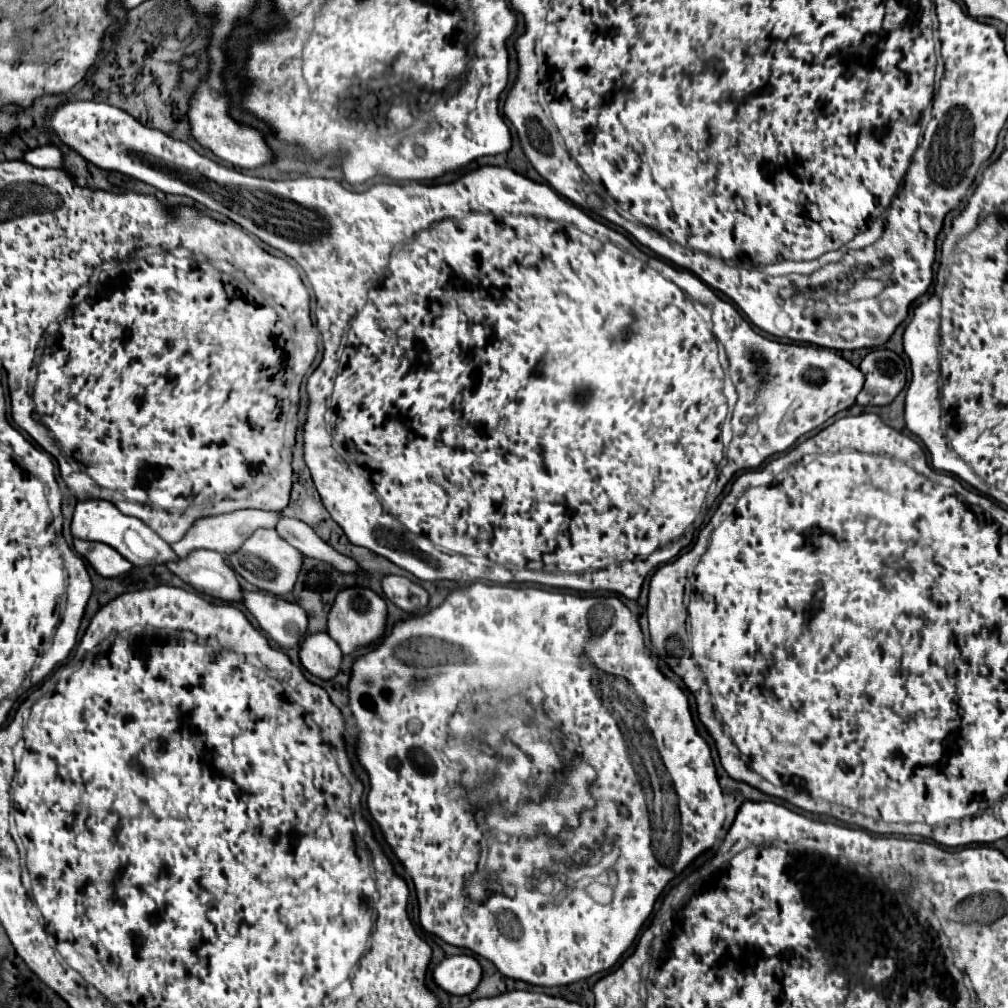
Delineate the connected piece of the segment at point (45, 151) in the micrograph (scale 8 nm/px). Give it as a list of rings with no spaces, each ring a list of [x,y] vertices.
[[[41,146],[41,148],[27,152],[23,160],[37,168],[61,168],[63,152],[57,146]]]

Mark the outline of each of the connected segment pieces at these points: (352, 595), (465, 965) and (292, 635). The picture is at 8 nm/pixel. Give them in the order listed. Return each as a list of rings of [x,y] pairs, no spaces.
[[[365,586],[345,588],[337,594],[333,608],[329,612],[329,636],[339,644],[343,654],[351,654],[357,652],[359,648],[375,644],[385,636],[385,632],[387,632],[387,604],[379,594]]]
[[[457,954],[457,956],[447,956],[443,962],[439,962],[433,970],[435,982],[447,990],[449,994],[461,996],[461,994],[471,994],[477,984],[481,982],[483,968],[481,964],[467,954]]]
[[[247,592],[243,604],[257,618],[259,626],[273,638],[281,648],[297,646],[309,626],[309,616],[299,604],[291,604],[283,598],[275,598],[269,592]]]

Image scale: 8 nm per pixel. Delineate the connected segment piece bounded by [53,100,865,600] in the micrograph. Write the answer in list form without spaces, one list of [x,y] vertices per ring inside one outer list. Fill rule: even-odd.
[[[77,100],[77,102],[67,102],[67,104],[63,104],[63,106],[59,106],[59,108],[57,108],[57,110],[55,110],[55,112],[53,112],[53,130],[55,130],[55,134],[57,134],[57,136],[59,136],[59,138],[61,138],[61,140],[63,140],[63,142],[65,142],[65,144],[67,144],[67,146],[69,146],[69,148],[73,148],[73,150],[75,150],[75,152],[79,152],[79,154],[81,154],[81,156],[83,156],[83,158],[85,158],[85,160],[89,160],[89,162],[93,162],[93,164],[95,164],[95,166],[99,166],[99,168],[103,168],[103,170],[115,170],[115,172],[121,172],[121,174],[127,174],[127,176],[131,176],[131,178],[137,178],[137,180],[143,180],[143,182],[147,182],[147,184],[151,184],[151,186],[155,186],[155,188],[157,188],[157,190],[161,190],[161,192],[165,192],[165,194],[169,194],[169,192],[171,192],[171,194],[183,194],[183,196],[189,196],[189,198],[193,198],[193,200],[195,200],[195,202],[199,202],[199,204],[203,204],[203,206],[205,206],[205,208],[209,208],[209,210],[215,210],[215,212],[221,212],[221,214],[225,214],[225,216],[227,216],[227,218],[229,218],[229,220],[233,220],[233,222],[235,222],[235,224],[239,224],[239,226],[241,226],[241,228],[245,228],[245,230],[247,230],[247,232],[251,232],[251,234],[255,234],[255,236],[257,236],[257,238],[259,238],[259,240],[263,240],[263,242],[265,242],[265,244],[269,244],[269,246],[275,246],[275,248],[277,248],[277,250],[281,250],[281,252],[285,252],[285,254],[287,254],[287,256],[291,256],[291,258],[293,258],[293,260],[295,260],[295,262],[297,262],[297,264],[299,264],[299,266],[301,266],[301,268],[303,268],[303,270],[305,270],[305,274],[307,274],[307,278],[309,278],[309,282],[311,282],[311,286],[313,286],[313,290],[315,290],[315,296],[317,296],[317,310],[315,310],[315,316],[317,316],[317,328],[319,328],[319,332],[321,332],[321,336],[322,336],[322,341],[323,341],[323,347],[324,347],[324,352],[323,352],[323,360],[321,360],[321,364],[319,364],[319,366],[317,366],[317,370],[315,370],[315,372],[313,372],[313,374],[311,374],[311,376],[309,376],[309,380],[307,380],[307,392],[309,392],[309,408],[307,408],[307,424],[305,424],[305,434],[303,434],[303,436],[305,436],[305,440],[307,440],[307,458],[305,458],[305,462],[307,462],[307,466],[309,466],[309,470],[311,470],[311,476],[313,476],[313,482],[315,482],[315,488],[317,488],[317,492],[319,492],[319,496],[321,496],[321,500],[323,500],[323,506],[325,506],[325,508],[327,508],[327,512],[329,512],[329,514],[331,514],[331,518],[333,518],[333,520],[335,520],[335,522],[337,522],[337,524],[339,524],[339,526],[341,526],[341,528],[343,528],[343,532],[345,532],[345,534],[347,534],[347,538],[349,538],[349,542],[351,542],[351,544],[357,544],[357,546],[363,546],[363,548],[369,548],[369,550],[373,550],[373,552],[375,552],[375,554],[379,554],[379,556],[385,556],[385,558],[387,558],[387,560],[391,560],[391,562],[393,562],[393,564],[397,564],[397,566],[399,566],[399,568],[403,568],[403,570],[407,570],[407,572],[411,572],[411,574],[415,574],[415,576],[417,576],[417,578],[419,578],[419,580],[429,580],[429,582],[435,582],[435,580],[453,580],[453,582],[457,582],[457,584],[473,584],[473,582],[477,582],[477,580],[489,580],[489,582],[495,582],[495,580],[499,580],[499,584],[509,584],[509,582],[533,582],[533,584],[543,584],[543,586],[551,586],[551,588],[569,588],[569,590],[579,590],[579,592],[597,592],[597,590],[605,590],[605,592],[613,592],[613,594],[621,594],[621,596],[625,596],[625,598],[629,598],[629,600],[637,600],[637,598],[639,598],[639,594],[641,594],[641,586],[643,586],[643,580],[645,580],[645,576],[647,576],[647,574],[649,574],[649,572],[651,572],[651,570],[653,570],[653,568],[655,568],[655,566],[659,566],[659,564],[663,564],[663,562],[669,562],[669,560],[671,560],[671,558],[675,558],[675,556],[677,556],[677,554],[679,554],[679,552],[681,552],[681,548],[685,548],[685,546],[687,546],[687,544],[689,544],[689,542],[691,542],[691,538],[681,538],[681,536],[683,536],[683,535],[684,535],[684,534],[686,534],[686,533],[691,533],[691,534],[693,534],[693,537],[694,537],[694,533],[695,533],[695,531],[696,531],[696,530],[698,530],[698,528],[699,528],[699,527],[700,527],[700,526],[701,526],[701,525],[702,525],[702,524],[703,524],[703,523],[704,523],[704,520],[705,520],[705,517],[706,517],[706,514],[707,514],[707,513],[706,513],[706,512],[707,512],[707,511],[708,511],[708,510],[709,510],[709,509],[710,509],[710,508],[711,508],[711,507],[710,507],[710,506],[712,506],[712,505],[713,505],[713,504],[714,504],[714,502],[715,502],[715,500],[716,500],[716,499],[717,499],[717,498],[718,498],[718,497],[719,497],[719,496],[720,496],[720,495],[721,495],[721,493],[722,493],[722,492],[723,492],[723,489],[724,489],[724,487],[725,487],[725,486],[726,486],[726,484],[727,484],[727,483],[728,483],[728,482],[729,482],[729,481],[730,481],[730,480],[731,480],[731,478],[733,478],[733,474],[735,474],[735,472],[739,472],[739,470],[743,470],[743,468],[745,468],[745,470],[751,470],[751,468],[758,468],[758,467],[760,467],[760,466],[761,466],[761,465],[762,465],[762,464],[763,464],[763,462],[765,462],[765,460],[767,460],[767,458],[769,458],[769,456],[773,456],[773,454],[781,454],[781,452],[785,452],[785,451],[786,451],[786,450],[789,450],[789,449],[790,449],[790,448],[792,448],[792,447],[793,447],[793,446],[794,446],[794,444],[795,444],[795,443],[796,443],[796,441],[797,441],[797,438],[799,438],[799,436],[803,436],[803,434],[807,434],[807,432],[811,432],[811,430],[813,430],[813,428],[817,428],[817,426],[821,426],[821,424],[823,424],[823,422],[825,422],[825,420],[829,420],[829,418],[831,418],[831,416],[835,416],[835,414],[837,414],[837,412],[841,412],[841,410],[847,410],[847,408],[851,408],[851,406],[853,406],[853,404],[855,404],[855,400],[857,400],[857,394],[859,394],[859,392],[861,392],[861,388],[863,388],[863,382],[865,382],[865,376],[863,376],[863,374],[861,374],[861,370],[859,370],[859,368],[855,368],[855,366],[853,366],[853,364],[851,364],[851,362],[847,362],[847,360],[845,360],[845,358],[841,358],[841,356],[837,356],[837,354],[833,354],[833,352],[827,352],[827,350],[825,350],[825,348],[817,348],[817,346],[801,346],[801,344],[798,344],[798,343],[794,343],[794,342],[790,342],[790,344],[789,344],[789,343],[785,343],[785,342],[777,342],[777,340],[769,340],[769,338],[765,338],[765,336],[761,336],[761,334],[757,334],[757,332],[755,332],[755,330],[753,330],[753,328],[751,328],[751,324],[749,324],[749,322],[747,322],[747,320],[745,320],[745,318],[743,318],[743,316],[741,316],[741,314],[739,314],[739,312],[737,312],[737,308],[735,308],[735,306],[733,306],[733,304],[731,304],[731,302],[730,302],[730,301],[729,301],[729,302],[728,302],[728,301],[725,301],[725,300],[721,300],[721,298],[719,298],[719,296],[717,296],[717,294],[716,294],[716,292],[715,292],[715,291],[714,291],[714,290],[711,290],[711,289],[710,289],[710,288],[709,288],[709,287],[708,287],[708,286],[707,286],[707,285],[706,285],[706,284],[705,284],[705,283],[703,283],[703,282],[702,282],[702,280],[699,280],[699,278],[697,278],[697,276],[695,276],[695,275],[694,275],[694,274],[693,274],[693,273],[691,273],[691,272],[689,272],[689,271],[688,271],[688,270],[685,270],[685,269],[681,269],[681,268],[676,268],[676,267],[675,267],[675,266],[672,266],[672,265],[670,265],[670,264],[669,264],[669,263],[667,263],[667,262],[666,262],[666,261],[665,261],[665,260],[663,260],[663,259],[660,259],[660,258],[658,258],[658,257],[652,257],[652,256],[649,256],[649,255],[648,255],[648,254],[646,254],[646,253],[644,253],[644,252],[643,252],[643,251],[642,251],[642,250],[641,250],[641,249],[640,249],[640,248],[639,248],[639,247],[637,247],[637,246],[636,246],[636,245],[635,245],[635,244],[634,244],[634,243],[633,243],[633,242],[632,242],[632,241],[631,241],[631,239],[630,239],[630,238],[629,238],[629,237],[627,237],[627,236],[626,236],[626,235],[625,235],[625,234],[623,234],[623,233],[620,233],[620,232],[618,232],[618,231],[616,231],[616,230],[614,230],[614,229],[613,229],[613,228],[611,228],[611,227],[610,227],[610,226],[609,226],[609,225],[608,225],[608,224],[605,224],[605,223],[603,223],[603,222],[600,222],[600,221],[597,221],[597,220],[595,220],[595,219],[593,219],[593,218],[591,218],[591,217],[590,217],[590,216],[587,216],[587,213],[586,213],[586,212],[585,212],[585,211],[584,211],[584,210],[583,210],[583,209],[581,209],[581,208],[579,208],[579,207],[577,207],[577,206],[576,206],[576,205],[574,205],[574,204],[571,204],[571,202],[569,202],[569,201],[568,201],[568,200],[566,200],[566,199],[565,199],[565,200],[563,200],[563,198],[561,198],[561,196],[559,196],[559,194],[555,194],[555,192],[553,192],[553,190],[551,190],[551,188],[549,188],[549,186],[547,186],[547,184],[537,184],[537,182],[533,182],[533,180],[529,180],[529,178],[525,178],[525,176],[524,176],[524,175],[522,175],[522,174],[519,174],[519,173],[517,173],[517,172],[513,172],[513,170],[511,170],[511,168],[499,168],[499,166],[481,166],[481,168],[477,168],[477,170],[471,170],[471,172],[467,172],[467,174],[463,174],[463,176],[459,176],[459,178],[457,178],[457,180],[453,180],[453,182],[449,182],[449,184],[429,184],[429,186],[427,186],[427,184],[421,184],[421,182],[407,182],[407,184],[405,184],[405,186],[399,186],[399,184],[385,184],[385,182],[383,182],[383,184],[375,184],[375,186],[371,186],[371,188],[369,188],[369,190],[365,190],[365,192],[351,192],[351,190],[347,190],[347,188],[343,188],[343,186],[341,186],[341,182],[337,182],[337,180],[333,180],[333,178],[309,178],[309,176],[301,176],[301,178],[297,178],[297,180],[267,180],[267,178],[255,178],[255,176],[247,176],[247,174],[243,174],[243,172],[239,172],[239,170],[235,170],[235,168],[227,168],[227,166],[225,166],[225,164],[221,164],[221,162],[215,162],[215,160],[211,160],[211,158],[207,158],[207,156],[201,156],[201,154],[199,154],[199,152],[195,152],[195,150],[193,150],[193,148],[191,148],[191,146],[189,146],[189,144],[187,144],[187,142],[181,142],[181,140],[173,140],[173,138],[171,138],[171,136],[165,136],[165,132],[161,132],[161,130],[157,130],[157,128],[149,128],[149,126],[143,126],[143,124],[141,124],[141,122],[137,122],[137,120],[135,120],[135,118],[133,118],[133,116],[129,116],[129,114],[127,114],[127,112],[125,112],[125,110],[119,110],[119,108],[115,108],[115,106],[109,106],[109,104],[101,104],[101,102],[81,102],[81,100]],[[343,334],[345,334],[345,338],[347,338],[347,340],[345,340],[345,350],[343,350],[343,354],[341,354],[341,358],[339,358],[339,354],[337,354],[337,352],[338,352],[338,350],[339,350],[339,347],[340,347],[340,344],[341,344],[341,340],[343,340]],[[329,396],[331,396],[331,410],[333,410],[333,416],[331,416],[331,422],[329,422]],[[728,399],[735,399],[735,401],[736,401],[736,403],[735,403],[735,405],[736,405],[736,406],[735,406],[735,412],[733,412],[733,440],[731,440],[731,444],[729,444],[729,452],[727,452],[727,466],[723,466],[723,468],[721,468],[721,470],[719,470],[719,462],[721,462],[721,460],[722,460],[722,459],[723,459],[723,442],[721,442],[721,424],[723,424],[723,422],[724,422],[724,420],[725,420],[725,418],[726,418],[726,416],[727,416],[727,414],[728,414],[728,410],[729,410],[729,405],[728,405],[728,404],[729,404],[729,403],[728,403]],[[333,442],[335,442],[335,446],[339,446],[339,448],[341,448],[341,454],[339,454],[339,452],[337,452],[337,450],[335,450],[335,448],[333,448]],[[409,534],[419,534],[419,536],[424,536],[424,537],[419,537],[419,543],[417,543],[417,542],[415,542],[415,540],[413,540],[413,538],[411,538],[411,536],[409,536]]]

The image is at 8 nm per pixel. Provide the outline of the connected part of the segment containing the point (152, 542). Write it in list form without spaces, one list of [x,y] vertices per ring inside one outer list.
[[[105,500],[77,502],[73,522],[71,522],[71,532],[75,538],[81,538],[81,540],[109,544],[123,558],[127,558],[133,566],[139,566],[139,568],[149,566],[149,564],[167,564],[167,562],[179,560],[179,556],[173,552],[173,548],[161,536],[157,536],[147,524],[143,524],[139,518],[121,514],[113,504],[109,504]]]

